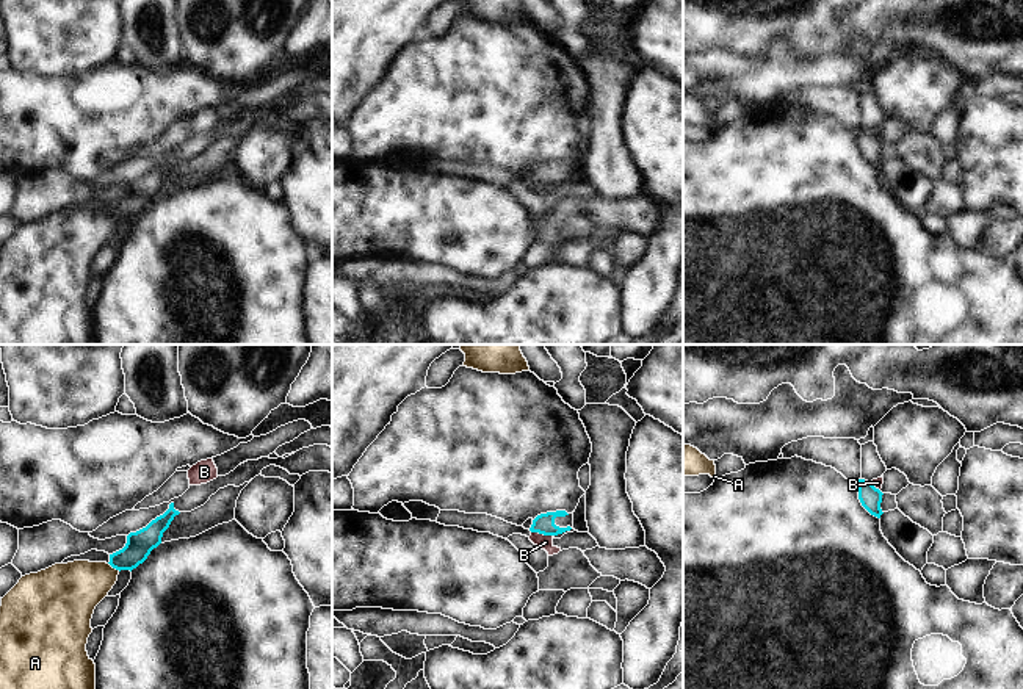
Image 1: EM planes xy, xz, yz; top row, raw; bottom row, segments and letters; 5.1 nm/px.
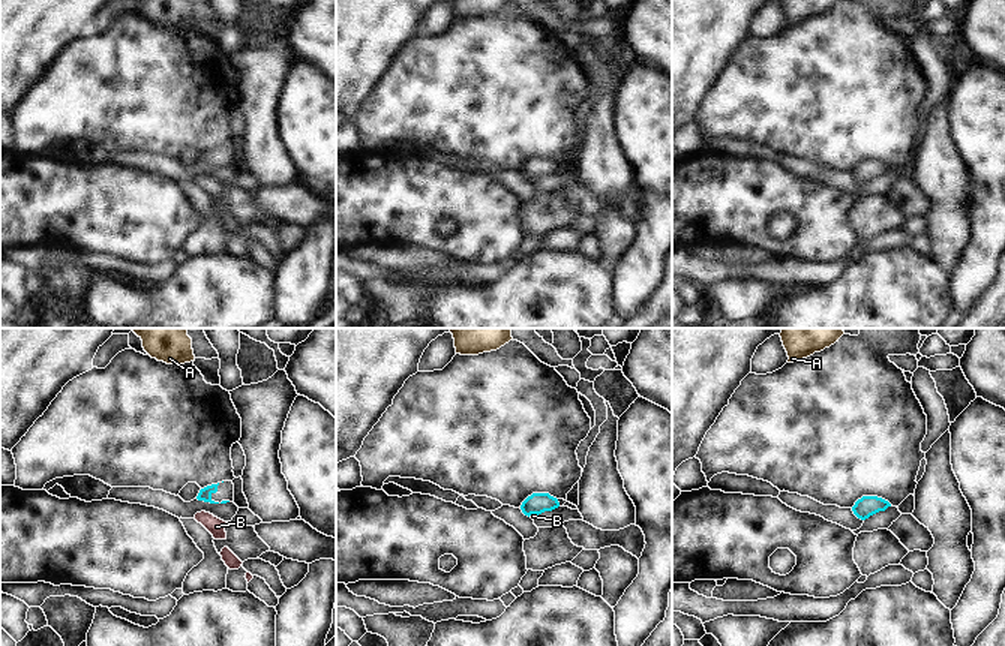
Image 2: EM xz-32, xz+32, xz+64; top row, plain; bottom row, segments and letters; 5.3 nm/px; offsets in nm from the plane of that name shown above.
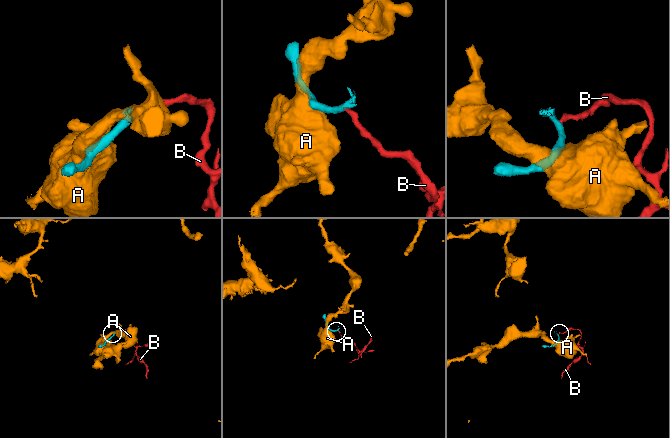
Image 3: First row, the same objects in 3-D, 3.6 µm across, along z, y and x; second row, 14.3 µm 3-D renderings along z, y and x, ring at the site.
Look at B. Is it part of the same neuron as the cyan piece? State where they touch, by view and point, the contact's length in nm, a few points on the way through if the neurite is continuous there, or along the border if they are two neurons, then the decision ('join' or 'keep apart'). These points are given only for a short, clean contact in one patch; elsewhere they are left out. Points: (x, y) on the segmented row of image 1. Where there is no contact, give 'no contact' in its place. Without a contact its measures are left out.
contact xz (542, 533); length 110 nm; border xz (531, 531), (552, 536); keep apart

